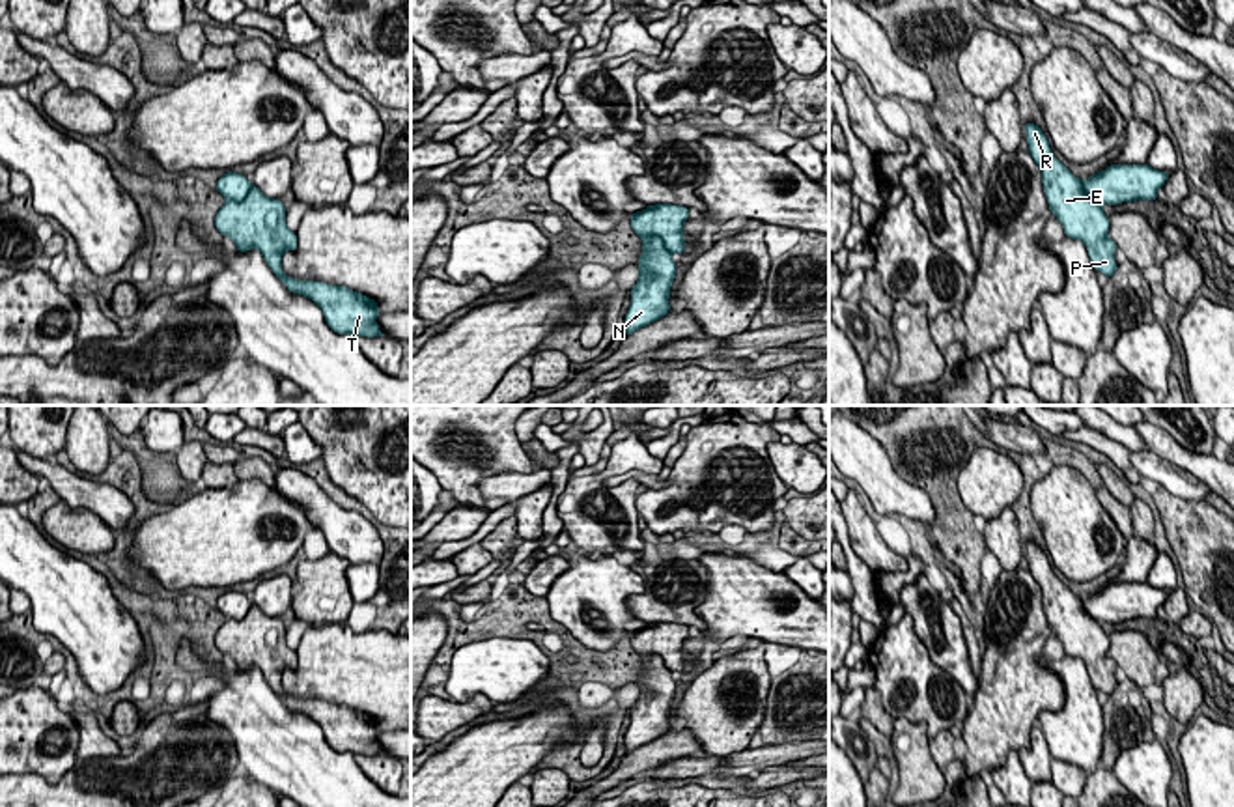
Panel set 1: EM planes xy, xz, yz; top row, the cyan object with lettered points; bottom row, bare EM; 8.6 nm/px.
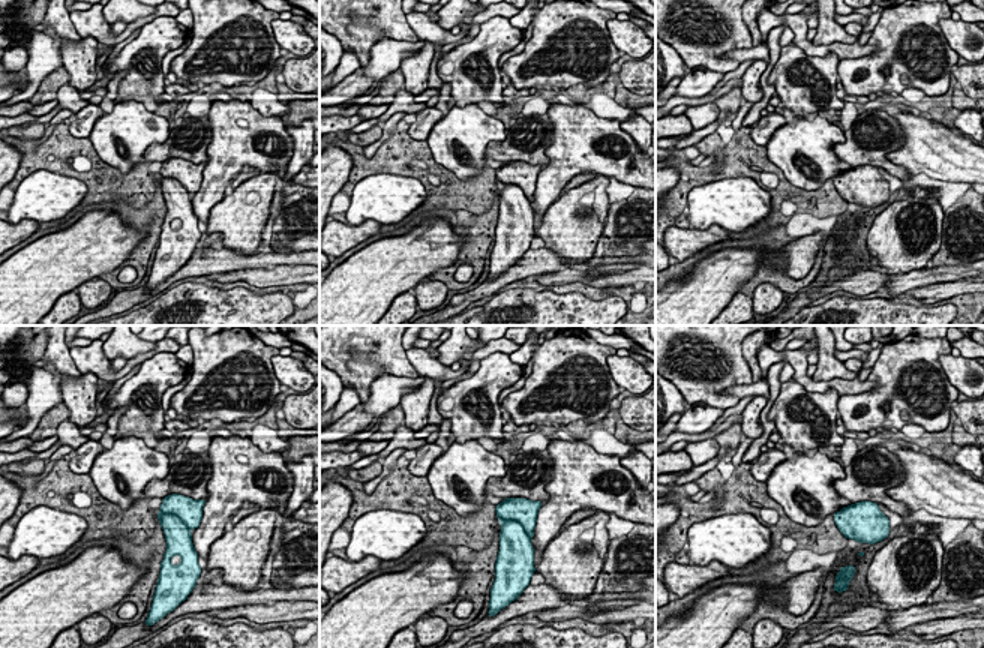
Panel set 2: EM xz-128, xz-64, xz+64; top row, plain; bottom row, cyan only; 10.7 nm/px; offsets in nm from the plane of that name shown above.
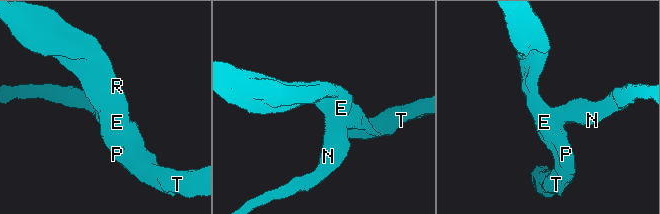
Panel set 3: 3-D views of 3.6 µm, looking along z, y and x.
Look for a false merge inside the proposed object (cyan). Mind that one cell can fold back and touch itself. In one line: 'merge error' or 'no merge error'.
no merge error

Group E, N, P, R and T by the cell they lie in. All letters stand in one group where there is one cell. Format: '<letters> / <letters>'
E N P R T

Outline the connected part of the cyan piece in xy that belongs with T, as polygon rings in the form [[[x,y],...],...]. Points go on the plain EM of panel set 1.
[[[228,590],[215,605],[226,622],[215,635],[215,644],[228,654],[239,671],[258,667],[271,689],[291,712],[312,717],[336,753],[385,755],[375,742],[377,721],[345,704],[291,697],[282,689],[282,672],[297,669],[297,652],[286,644],[282,618],[267,616],[243,592]]]

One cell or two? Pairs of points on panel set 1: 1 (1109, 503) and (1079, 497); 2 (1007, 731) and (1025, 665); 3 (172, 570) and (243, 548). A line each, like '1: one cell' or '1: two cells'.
1: two cells
2: one cell
3: one cell

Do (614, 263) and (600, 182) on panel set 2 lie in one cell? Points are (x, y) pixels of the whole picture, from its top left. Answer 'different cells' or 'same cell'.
different cells

